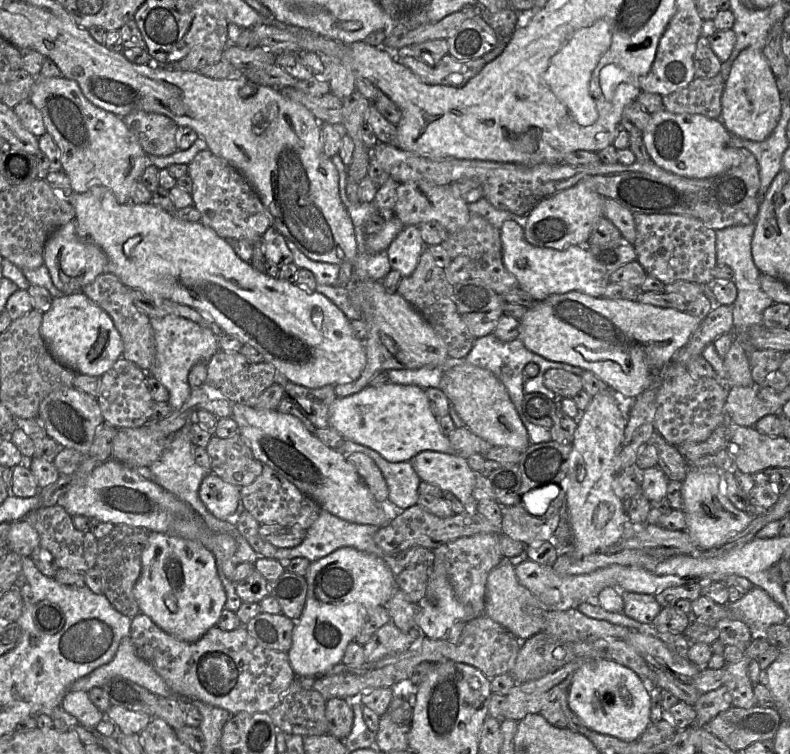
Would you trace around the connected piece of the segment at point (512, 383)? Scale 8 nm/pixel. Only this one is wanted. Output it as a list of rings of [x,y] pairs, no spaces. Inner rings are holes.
[[[490,333],[486,336],[482,336],[480,338],[476,338],[471,351],[466,357],[466,363],[489,370],[503,383],[503,385],[507,389],[509,397],[517,411],[519,418],[521,419],[528,432],[530,444],[549,442],[551,441],[551,434],[548,429],[532,424],[525,417],[522,411],[522,401],[524,395],[528,393],[538,392],[545,395],[555,404],[558,404],[563,399],[563,397],[554,393],[553,391],[549,390],[544,386],[544,373],[548,369],[561,369],[581,377],[582,373],[584,372],[584,370],[579,367],[562,362],[549,361],[543,358],[542,356],[531,352],[524,346],[522,340],[519,337],[509,342],[503,342],[496,338],[493,333]],[[528,363],[535,363],[539,367],[539,373],[537,374],[537,376],[533,378],[526,377],[524,373],[524,367]]]

